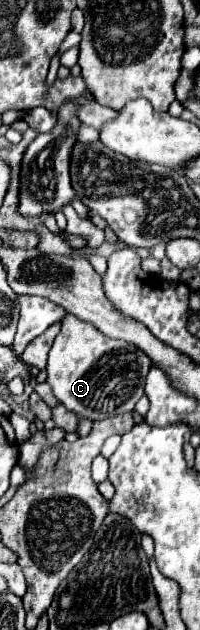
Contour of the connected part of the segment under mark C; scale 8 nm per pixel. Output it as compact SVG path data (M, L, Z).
M65 314L61 320L61 332L57 334L51 352L49 352L49 362L47 362L47 382L53 388L53 394L59 402L65 404L69 412L75 412L81 418L89 420L99 420L99 418L109 418L115 414L125 414L133 412L135 402L143 396L143 382L145 376L151 368L149 358L135 346L119 340L111 340L103 336L95 326L89 326L87 322Z

